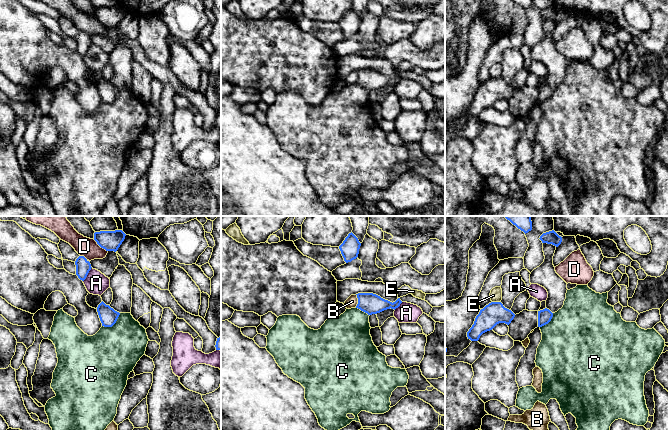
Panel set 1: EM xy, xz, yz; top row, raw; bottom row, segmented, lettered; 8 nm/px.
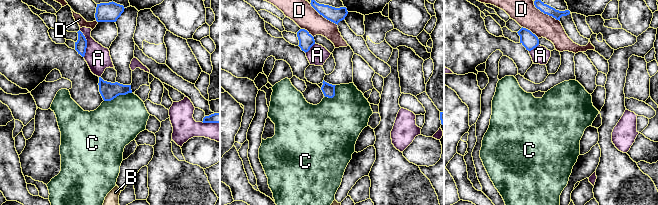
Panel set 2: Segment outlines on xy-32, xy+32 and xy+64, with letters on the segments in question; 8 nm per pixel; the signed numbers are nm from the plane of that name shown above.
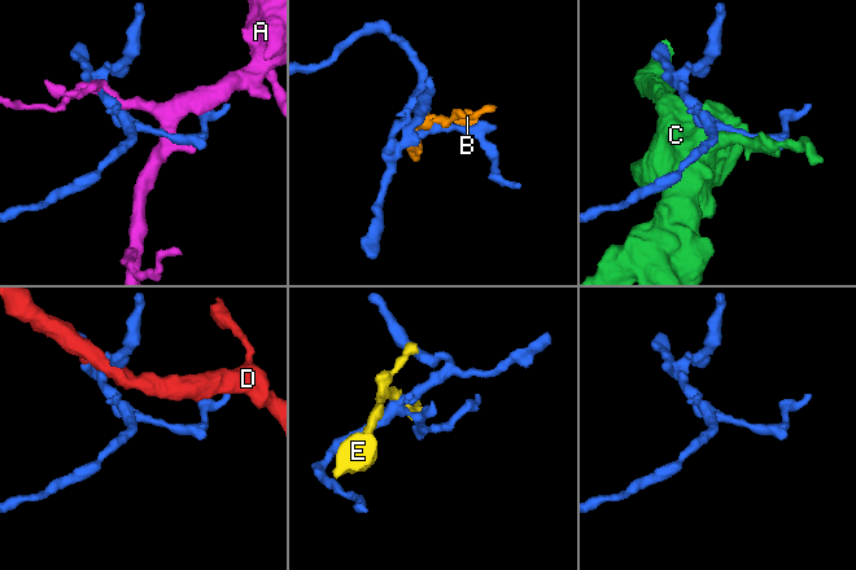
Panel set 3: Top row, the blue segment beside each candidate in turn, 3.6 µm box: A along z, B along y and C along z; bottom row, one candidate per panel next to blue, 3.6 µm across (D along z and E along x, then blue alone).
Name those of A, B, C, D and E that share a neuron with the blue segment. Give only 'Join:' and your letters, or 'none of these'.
Join: none of these

